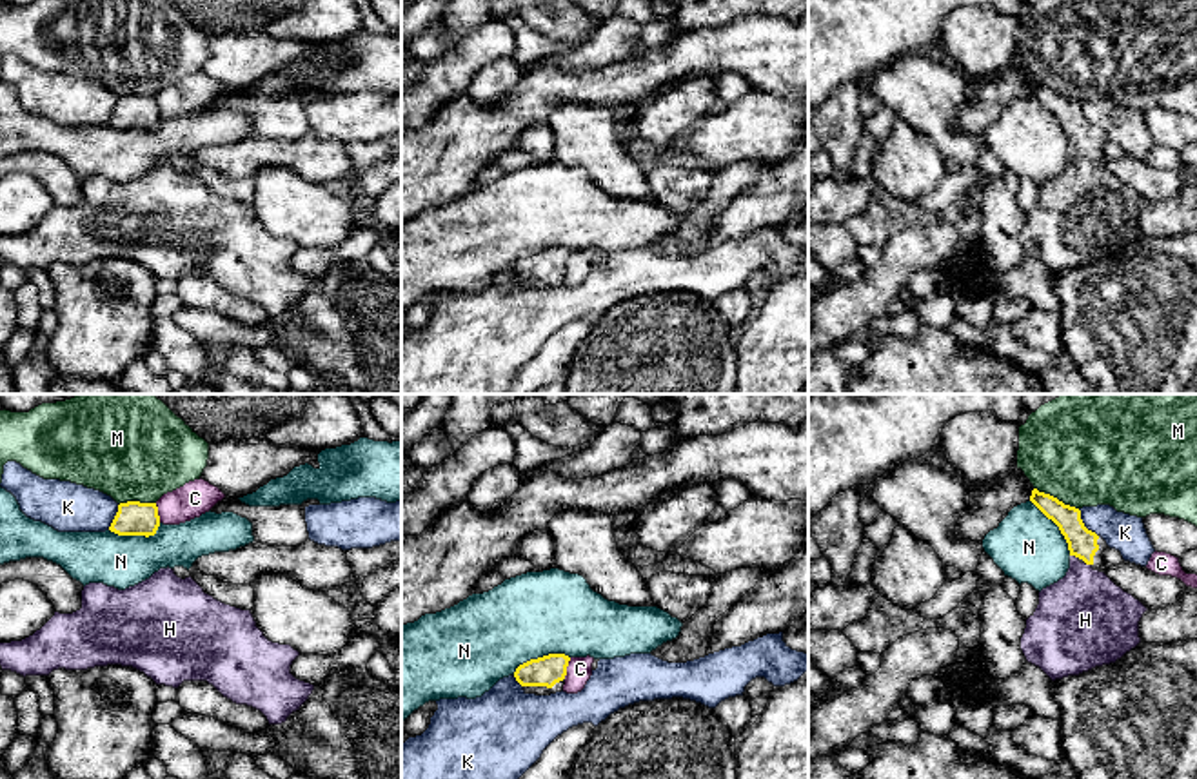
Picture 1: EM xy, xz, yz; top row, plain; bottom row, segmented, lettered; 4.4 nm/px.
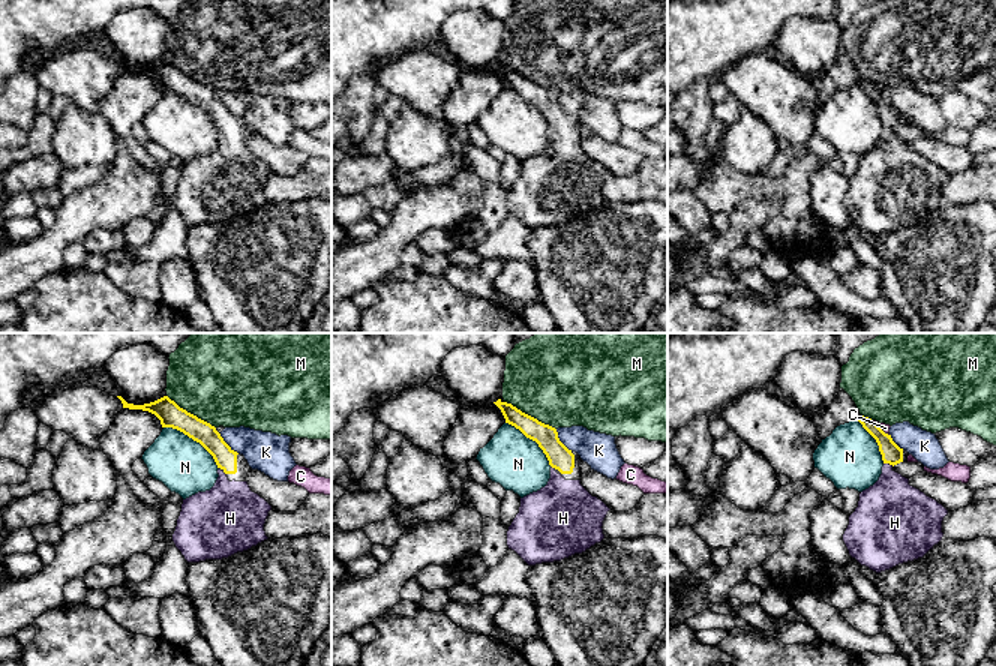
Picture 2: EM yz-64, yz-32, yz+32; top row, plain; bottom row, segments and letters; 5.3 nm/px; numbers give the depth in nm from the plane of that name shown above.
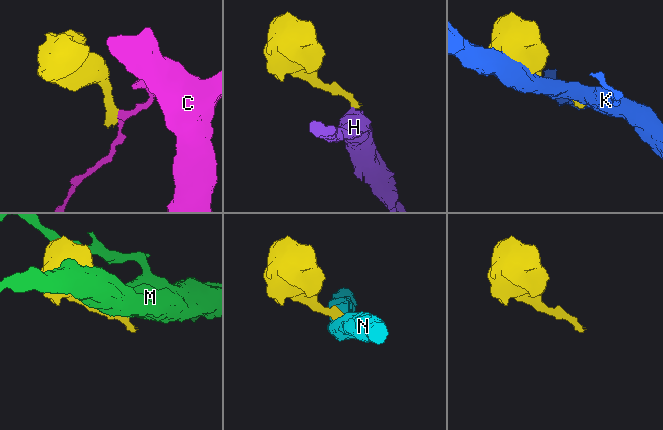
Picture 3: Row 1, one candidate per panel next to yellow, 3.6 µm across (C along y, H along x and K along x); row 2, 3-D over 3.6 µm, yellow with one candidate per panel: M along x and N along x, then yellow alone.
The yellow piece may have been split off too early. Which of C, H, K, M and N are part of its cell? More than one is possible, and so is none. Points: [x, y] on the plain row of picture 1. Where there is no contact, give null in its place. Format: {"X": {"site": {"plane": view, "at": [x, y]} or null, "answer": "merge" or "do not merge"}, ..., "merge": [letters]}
{"C": {"site": {"plane": "xz", "at": [565, 262]}, "answer": "do not merge"}, "H": {"site": {"plane": "yz", "at": [1076, 149]}, "answer": "merge"}, "K": {"site": {"plane": "yz", "at": [1083, 117]}, "answer": "do not merge"}, "M": {"site": {"plane": "yz", "at": [1056, 91]}, "answer": "do not merge"}, "N": {"site": {"plane": "xz", "at": [540, 251]}, "answer": "do not merge"}, "merge": ["H"]}

